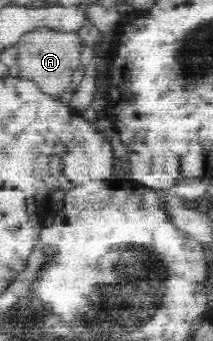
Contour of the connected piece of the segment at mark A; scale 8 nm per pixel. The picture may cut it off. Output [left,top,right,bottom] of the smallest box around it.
[16,26,83,97]

